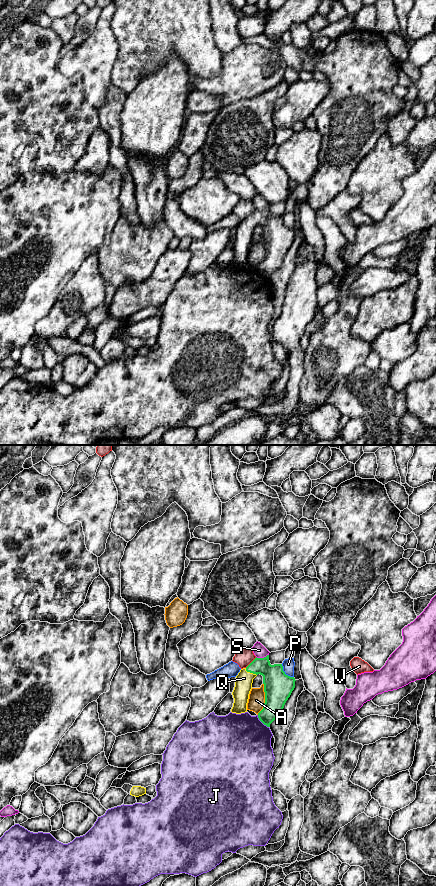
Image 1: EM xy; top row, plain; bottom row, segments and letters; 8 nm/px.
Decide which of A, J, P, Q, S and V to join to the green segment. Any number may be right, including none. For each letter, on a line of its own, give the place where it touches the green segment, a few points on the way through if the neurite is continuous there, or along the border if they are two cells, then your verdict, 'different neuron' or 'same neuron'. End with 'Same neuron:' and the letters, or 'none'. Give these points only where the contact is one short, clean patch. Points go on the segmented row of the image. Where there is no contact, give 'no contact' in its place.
A: xy (265, 699) | different neuron
J: xy (262, 722) | different neuron
P: xy (284, 673) | different neuron
Q: xy (250, 672) | across xy (277, 685), (263, 671), (250, 672), (245, 677), (243, 684) | same neuron
S: xy (262, 658) | different neuron
V: xy (251, 662) | different neuron
Same neuron: Q

